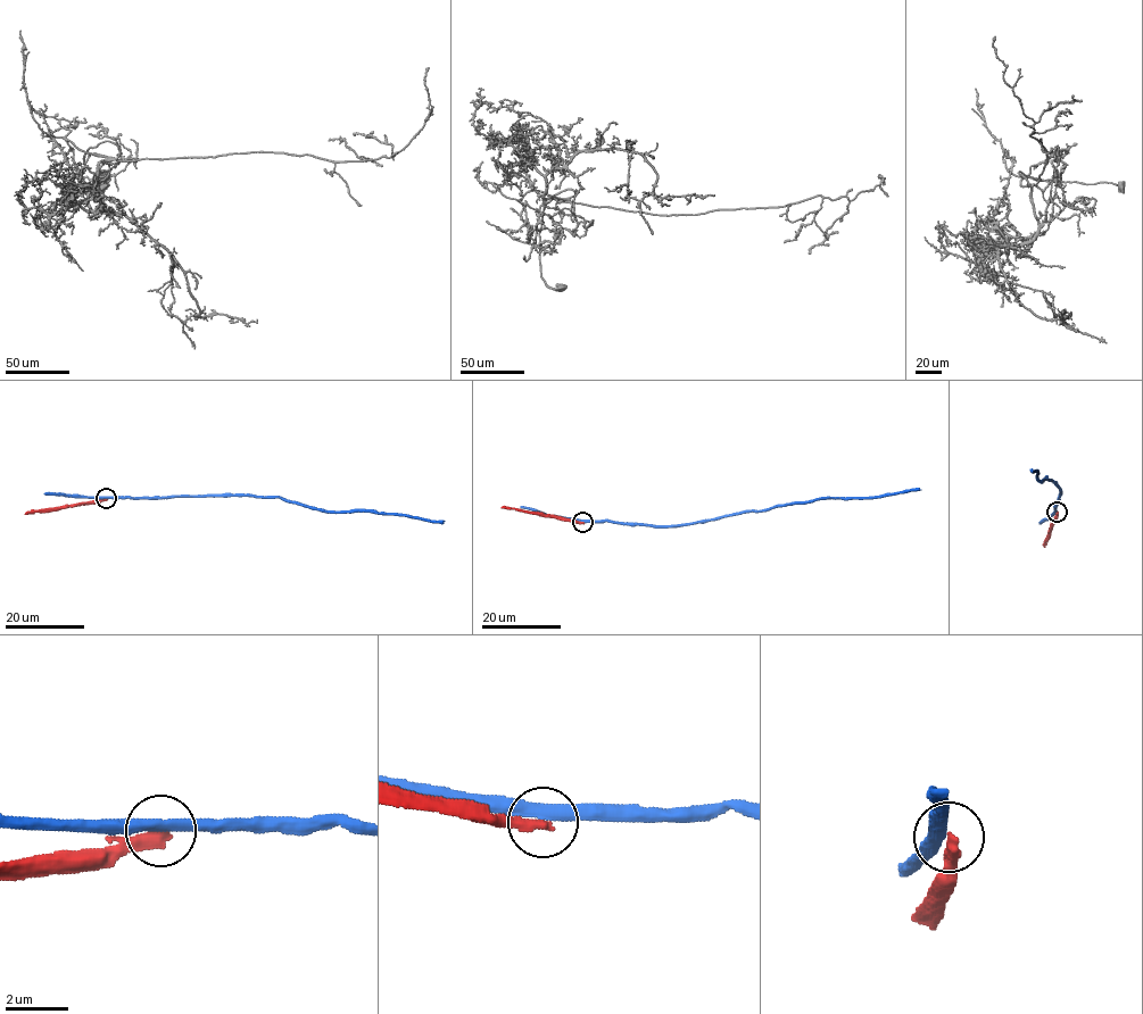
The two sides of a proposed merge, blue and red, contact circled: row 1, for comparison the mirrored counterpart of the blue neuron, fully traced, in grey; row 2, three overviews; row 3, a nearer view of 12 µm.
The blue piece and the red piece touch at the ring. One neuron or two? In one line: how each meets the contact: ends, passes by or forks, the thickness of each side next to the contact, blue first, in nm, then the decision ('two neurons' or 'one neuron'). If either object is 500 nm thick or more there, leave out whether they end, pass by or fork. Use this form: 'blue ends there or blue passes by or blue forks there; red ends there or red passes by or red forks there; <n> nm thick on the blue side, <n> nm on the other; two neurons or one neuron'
blue passes by; red ends there; 360 nm thick on the blue side, 400 nm on the other; two neurons

